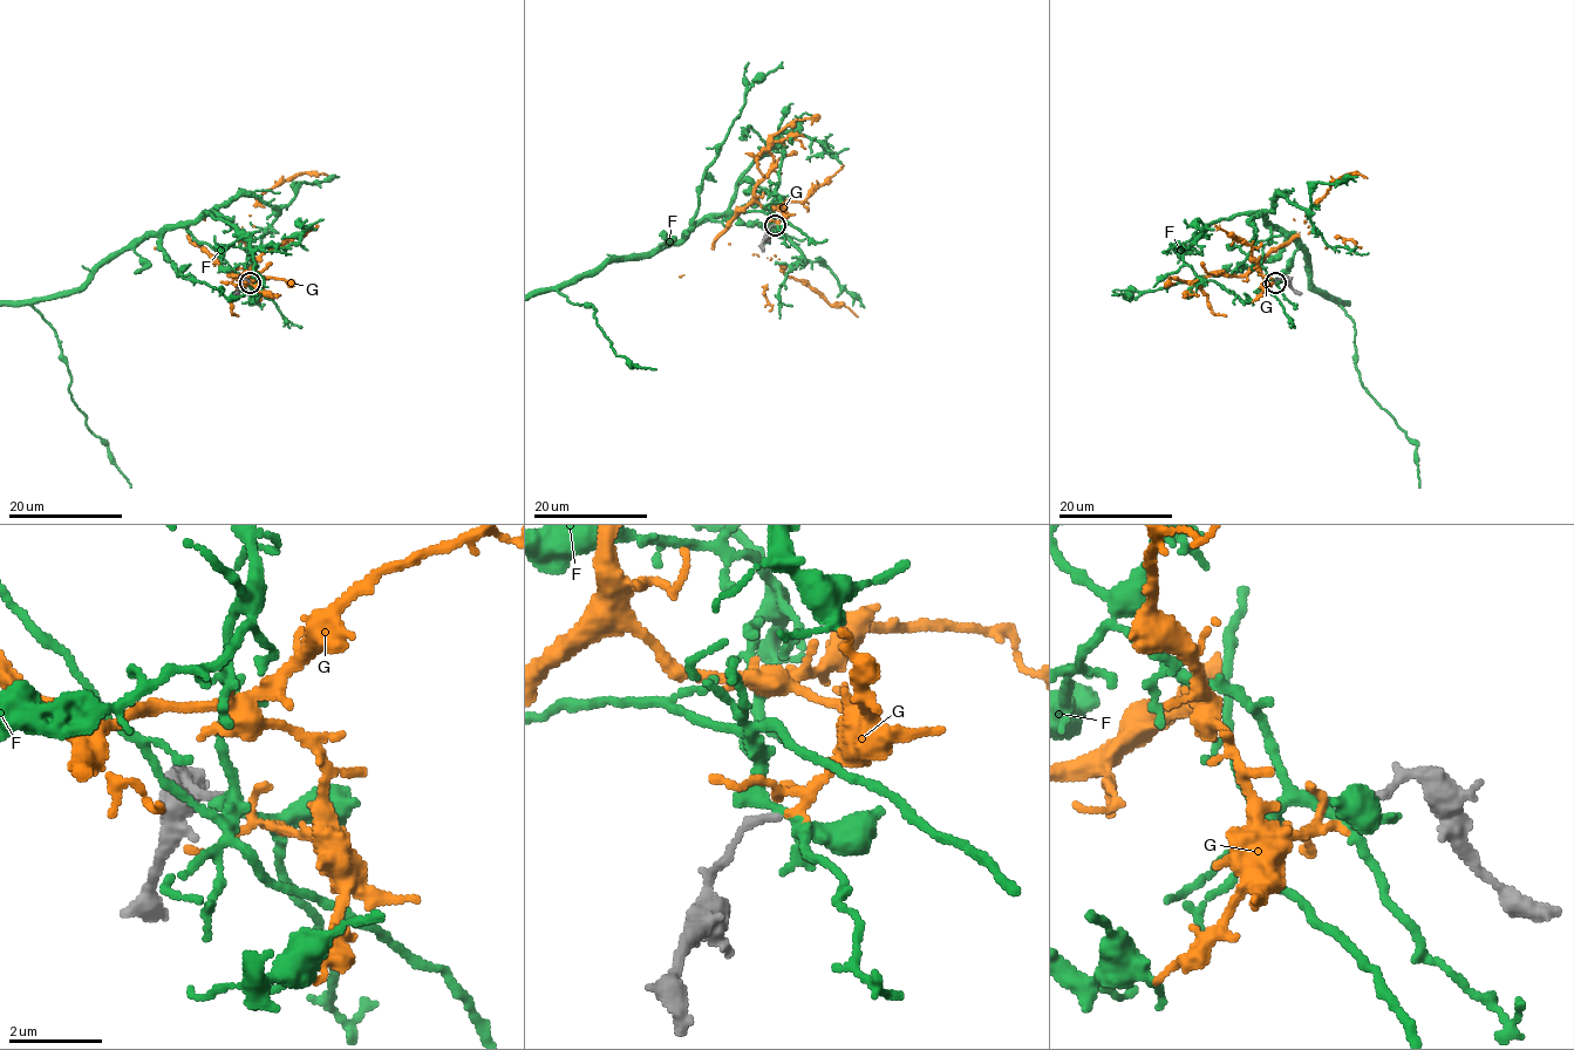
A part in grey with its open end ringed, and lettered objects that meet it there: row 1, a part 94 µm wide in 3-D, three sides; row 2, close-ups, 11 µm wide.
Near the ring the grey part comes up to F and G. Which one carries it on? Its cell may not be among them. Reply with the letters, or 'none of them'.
G

